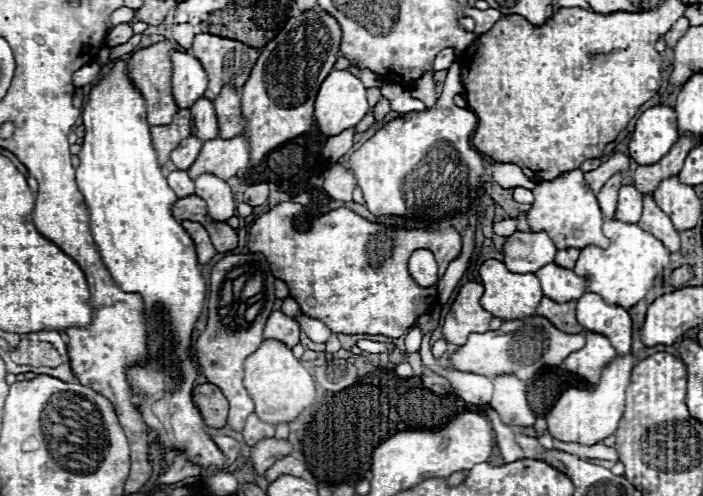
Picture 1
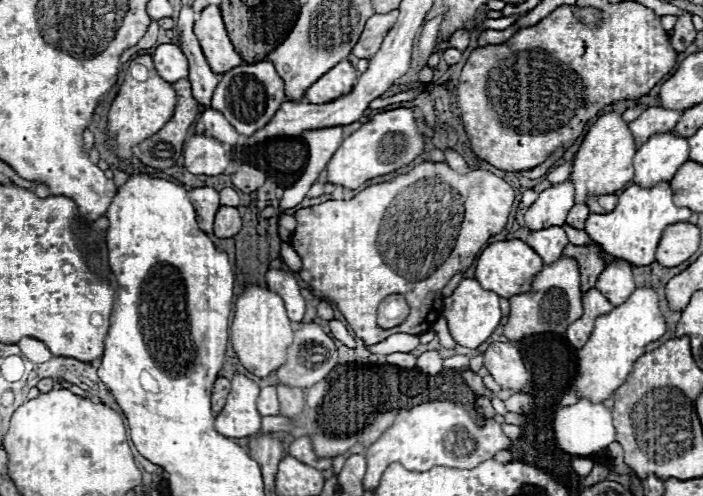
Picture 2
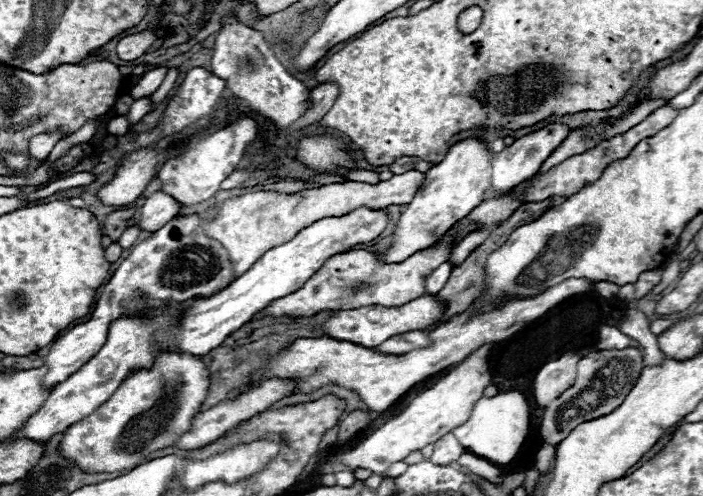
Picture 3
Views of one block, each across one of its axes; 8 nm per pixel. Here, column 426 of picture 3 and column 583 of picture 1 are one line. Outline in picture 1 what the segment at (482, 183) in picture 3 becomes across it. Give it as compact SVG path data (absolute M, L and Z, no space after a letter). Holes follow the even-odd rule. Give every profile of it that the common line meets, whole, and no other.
M580 168L564 172L552 182L540 182L534 186L532 192L534 192L536 200L534 200L532 208L528 210L530 230L548 232L558 248L566 248L566 246L586 248L590 244L606 248L610 244L610 240L602 234L604 216L600 212L596 194L586 184L584 172Z

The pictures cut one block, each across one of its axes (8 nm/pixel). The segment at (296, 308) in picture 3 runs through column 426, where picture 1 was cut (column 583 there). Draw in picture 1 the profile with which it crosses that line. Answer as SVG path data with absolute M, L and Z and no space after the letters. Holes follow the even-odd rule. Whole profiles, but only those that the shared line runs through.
M606 220L604 234L610 238L610 246L608 248L600 248L600 246L582 248L580 258L574 266L574 272L586 278L586 292L600 294L606 302L628 310L634 304L638 304L654 286L654 278L670 262L670 252L662 246L658 238L642 230L638 224Z

